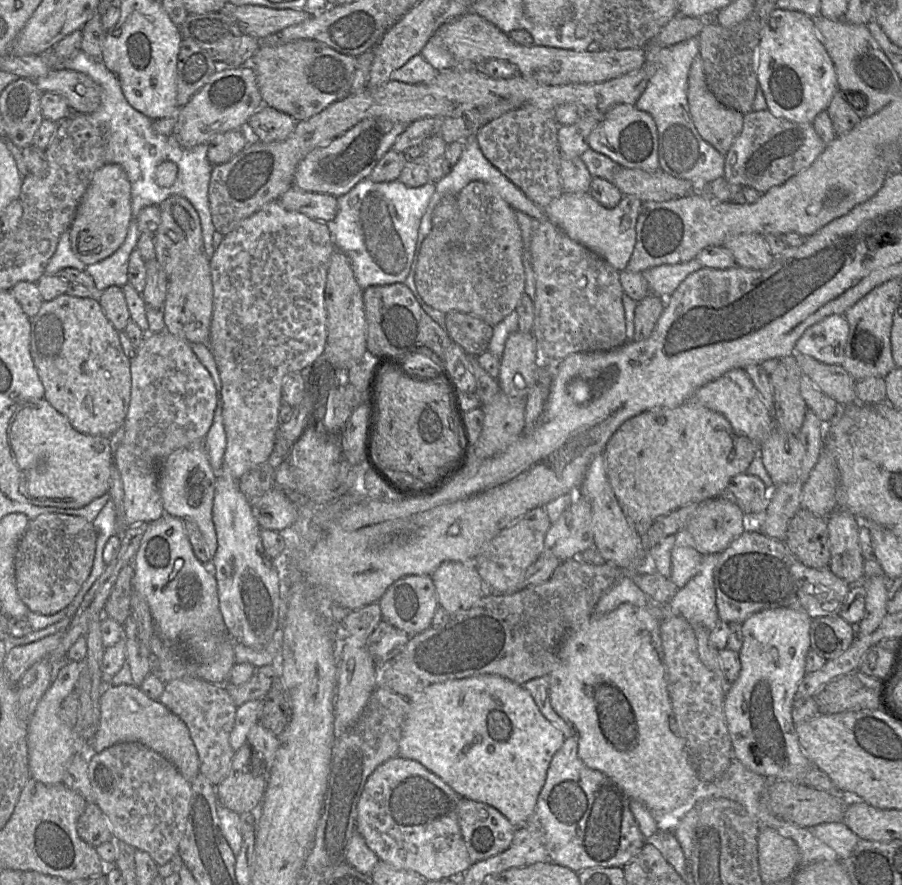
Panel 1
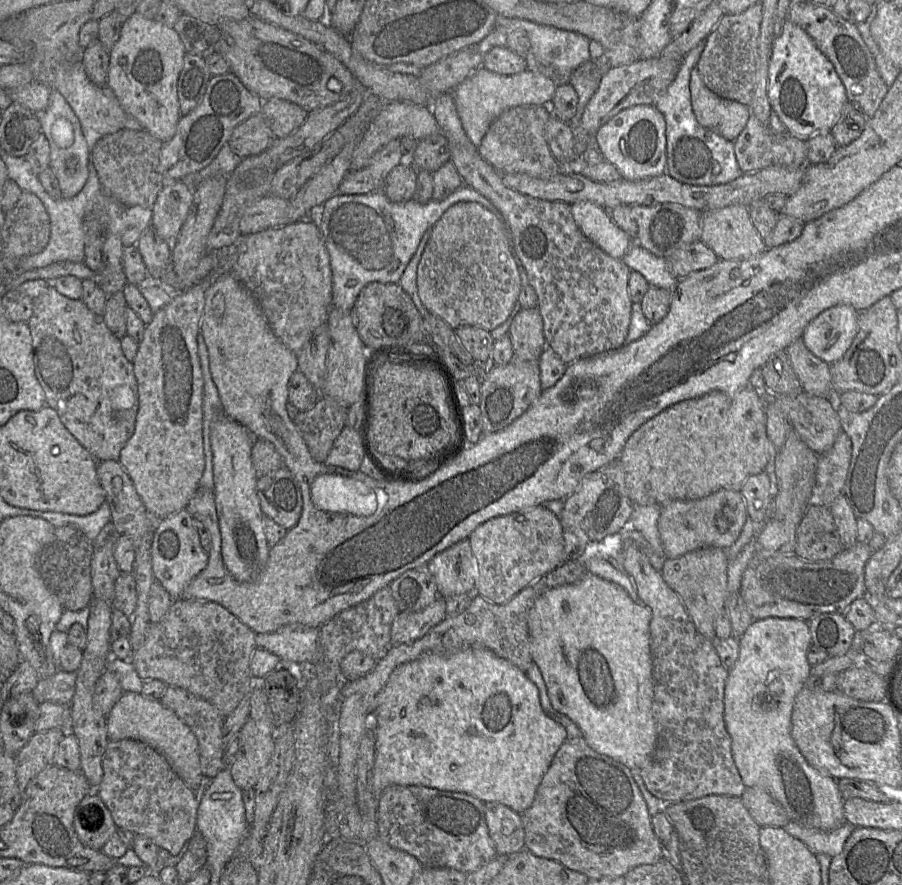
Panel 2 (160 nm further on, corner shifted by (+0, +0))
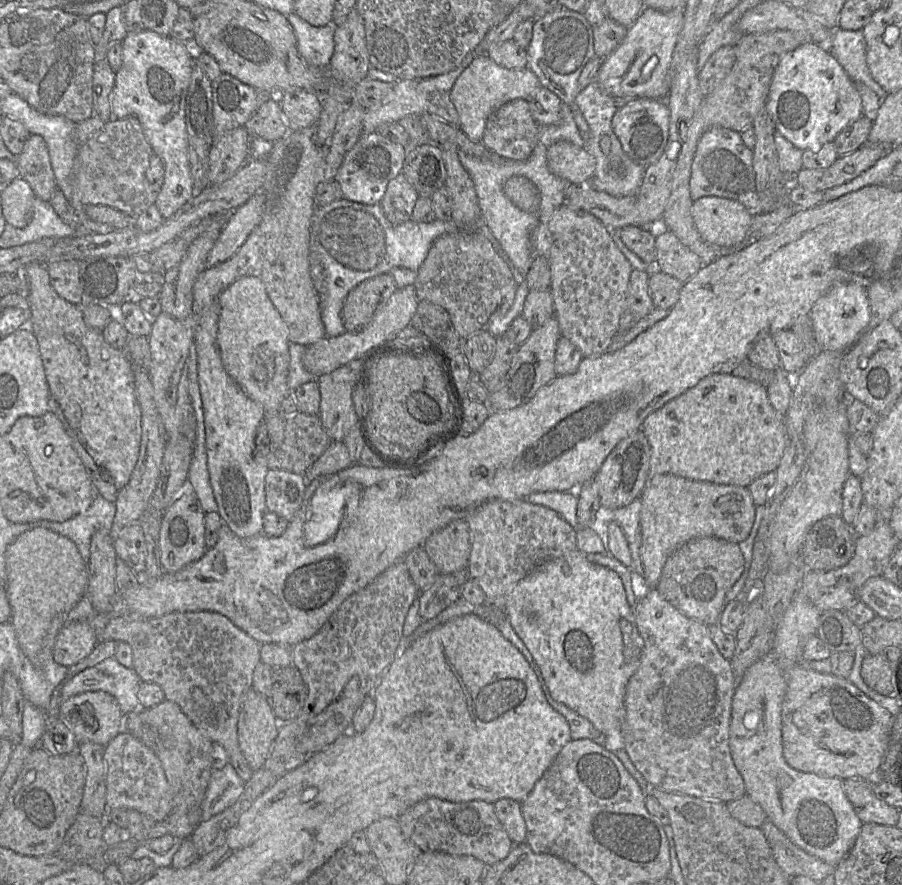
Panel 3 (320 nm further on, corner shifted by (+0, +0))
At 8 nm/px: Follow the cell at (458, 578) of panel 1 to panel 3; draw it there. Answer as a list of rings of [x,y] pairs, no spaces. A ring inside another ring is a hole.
[[[466,519],[452,521],[434,532],[422,548],[439,574],[468,570],[471,534]]]

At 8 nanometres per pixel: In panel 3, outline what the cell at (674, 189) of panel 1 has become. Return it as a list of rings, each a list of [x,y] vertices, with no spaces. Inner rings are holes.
[[[563,140],[547,149],[546,159],[550,172],[574,184],[590,183],[596,168],[594,156],[584,147]]]

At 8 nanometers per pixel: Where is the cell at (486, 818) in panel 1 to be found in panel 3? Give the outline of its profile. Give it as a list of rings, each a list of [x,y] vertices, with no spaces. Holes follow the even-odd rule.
[[[503,798],[493,803],[493,807],[499,822],[514,845],[526,842],[527,829],[521,811],[521,802]]]

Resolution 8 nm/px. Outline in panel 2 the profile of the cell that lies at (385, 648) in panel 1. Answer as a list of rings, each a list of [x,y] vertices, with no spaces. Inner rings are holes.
[[[439,596],[431,605],[417,612],[400,612],[391,624],[391,646],[413,642],[424,636],[446,617],[445,599]]]

